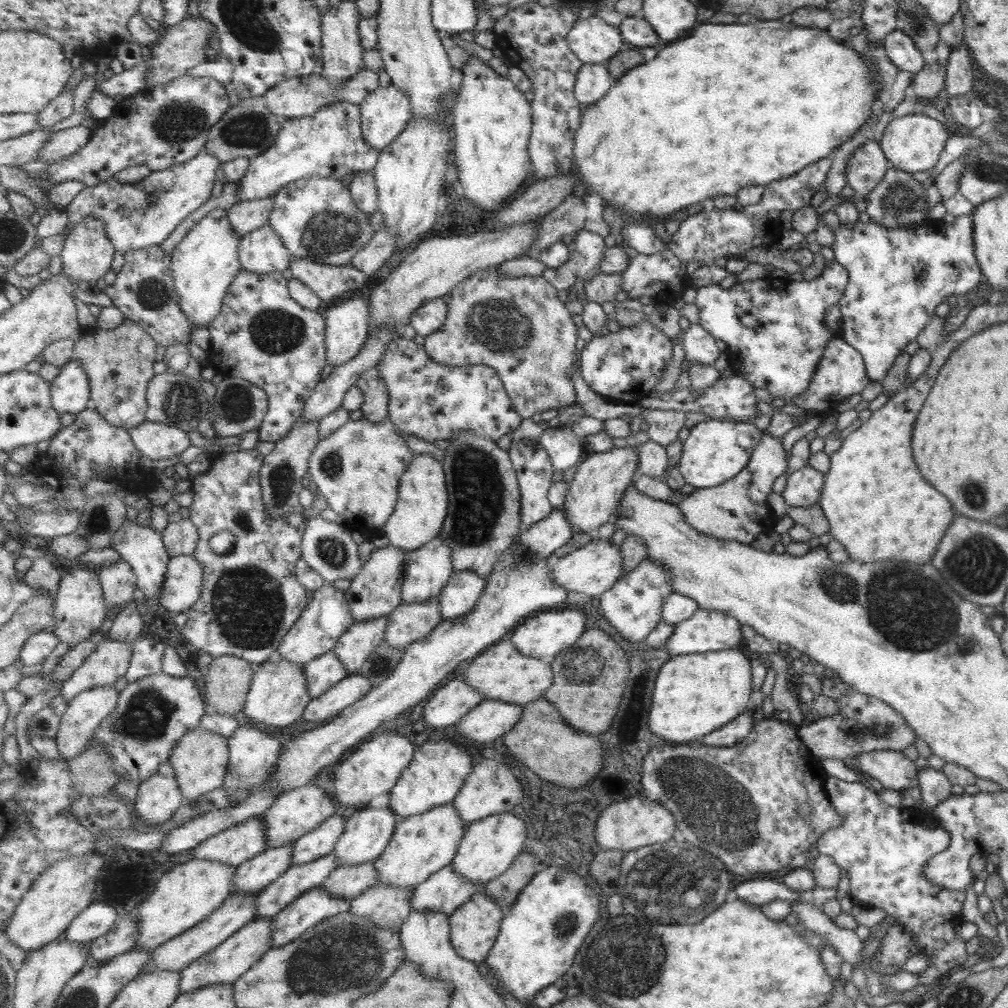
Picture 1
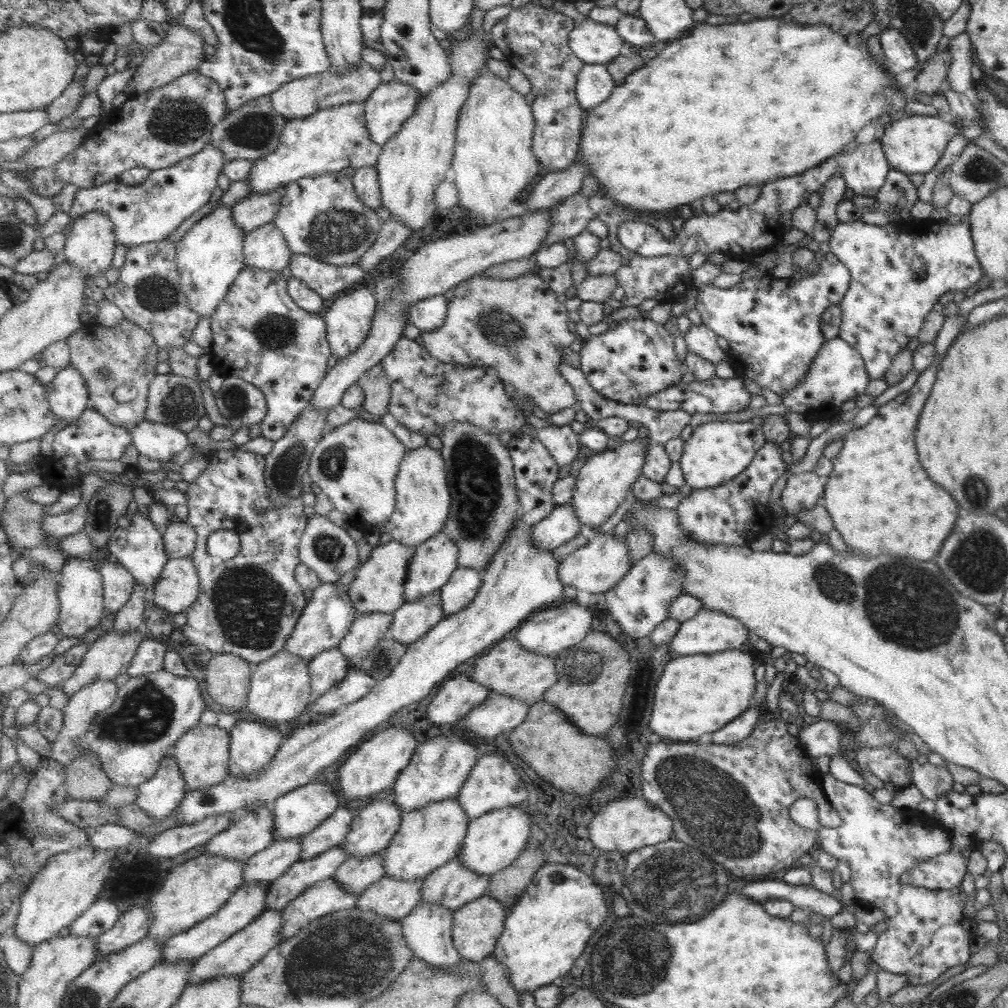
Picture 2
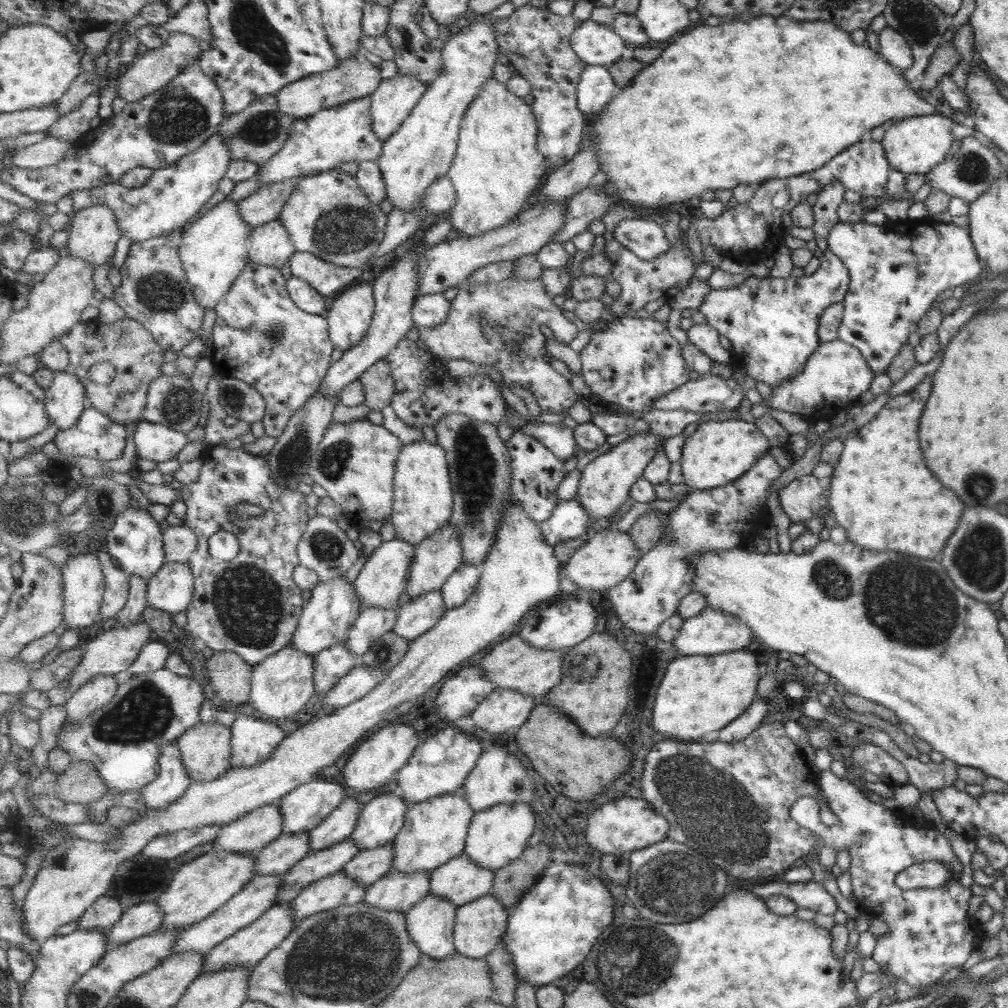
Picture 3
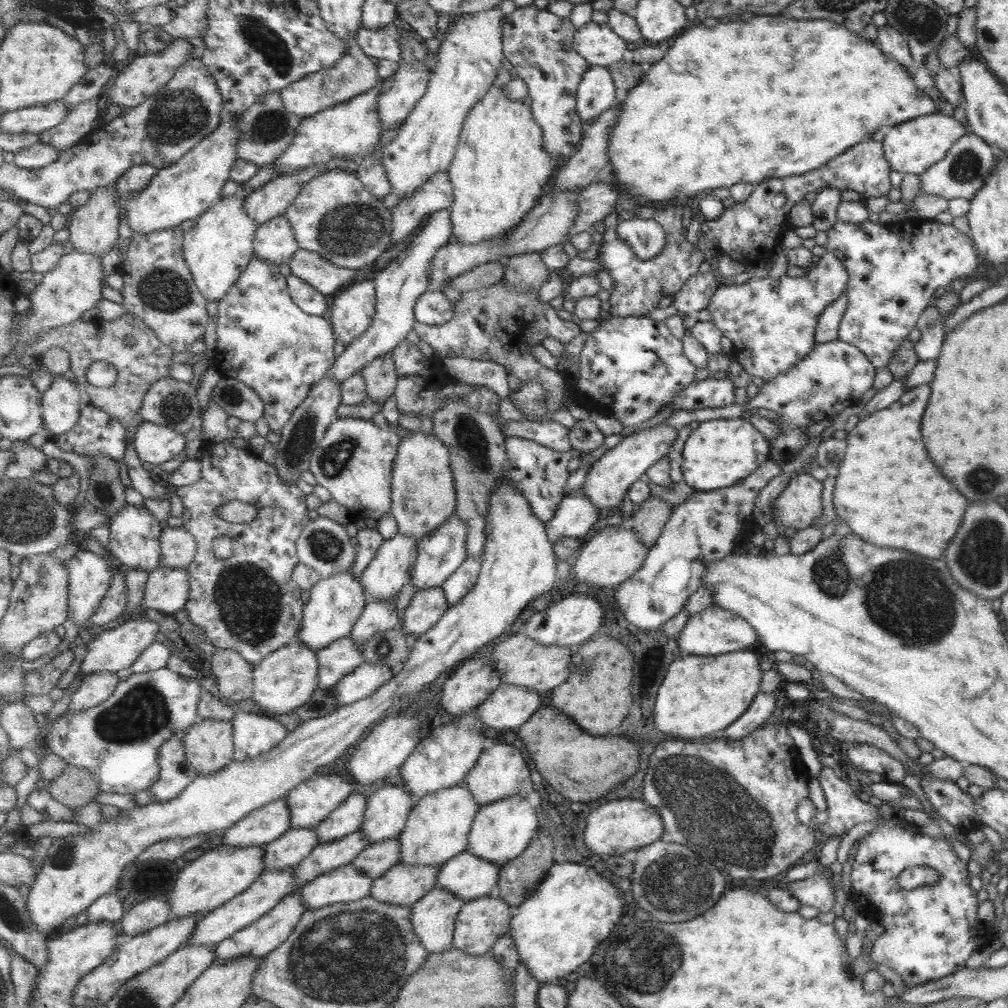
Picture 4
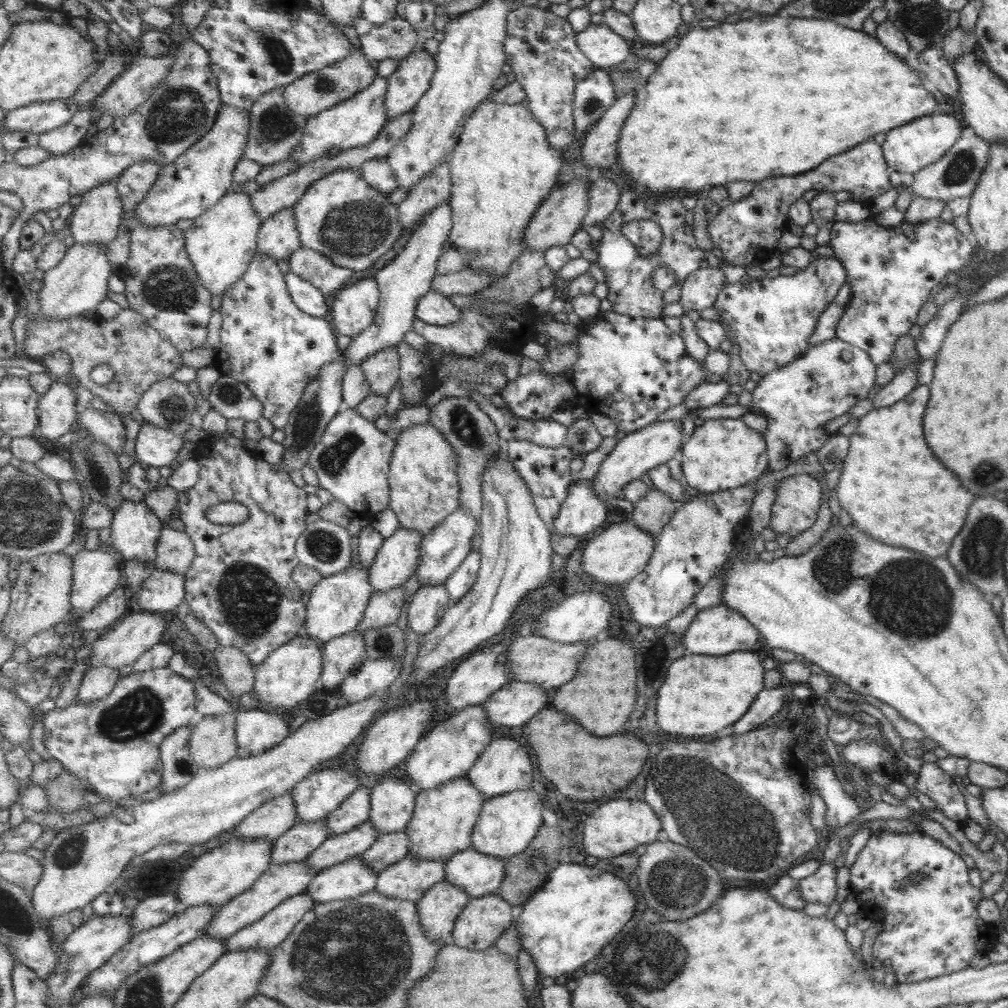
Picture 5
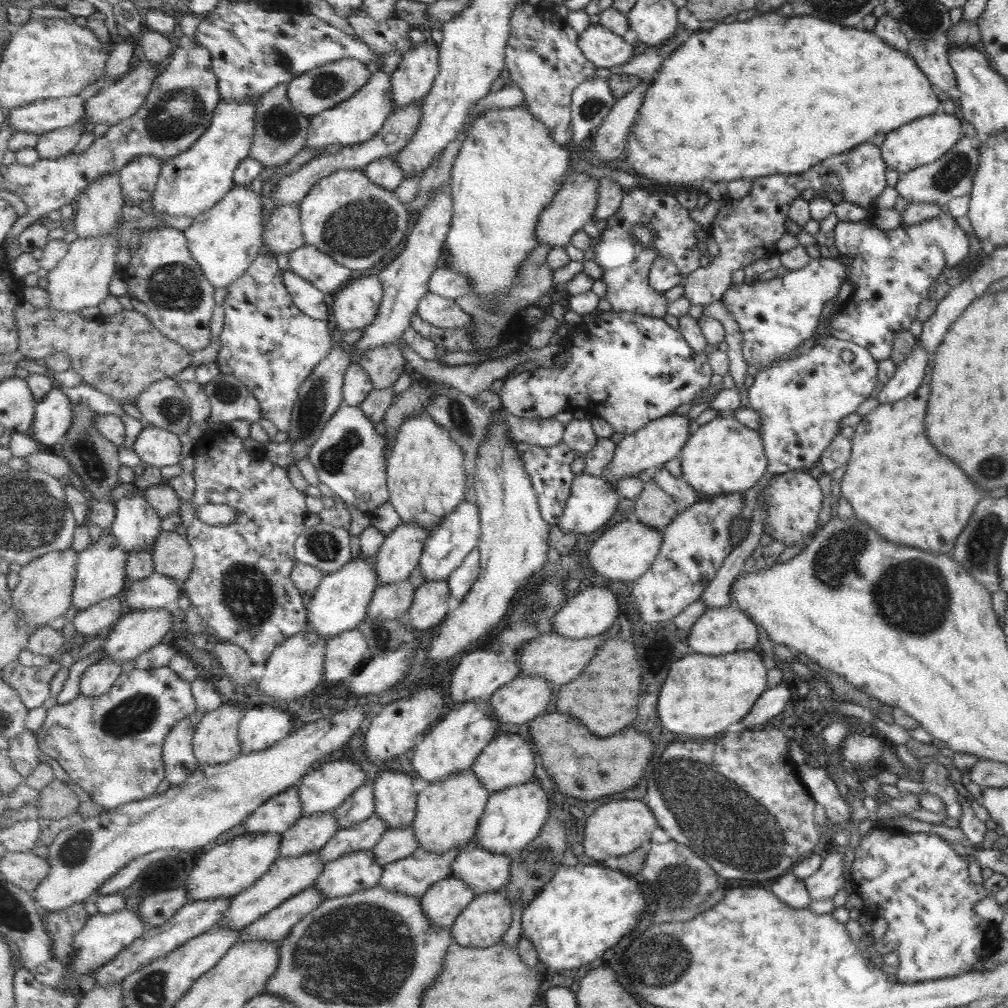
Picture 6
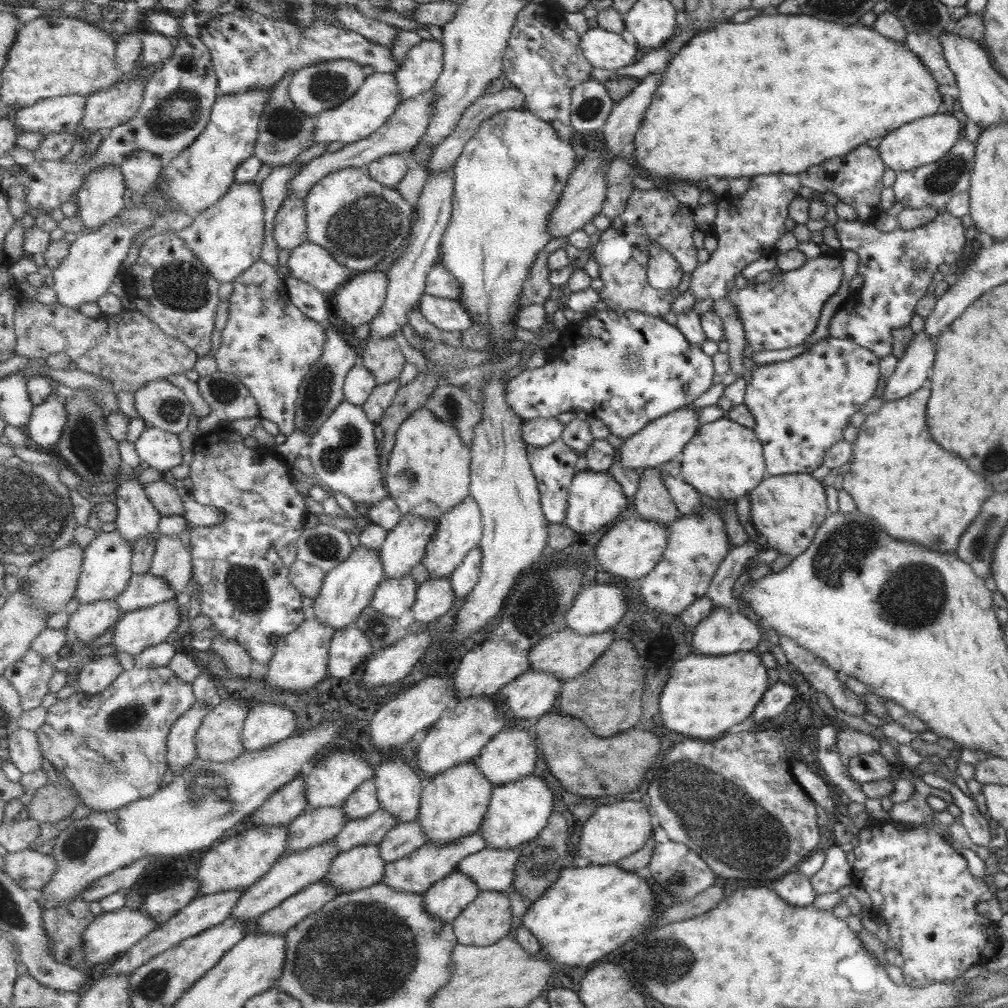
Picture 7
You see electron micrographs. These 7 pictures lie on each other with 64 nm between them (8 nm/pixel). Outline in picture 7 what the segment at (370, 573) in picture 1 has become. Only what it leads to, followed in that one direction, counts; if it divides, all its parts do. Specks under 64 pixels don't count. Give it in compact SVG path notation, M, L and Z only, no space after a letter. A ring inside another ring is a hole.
M403 515L401 517L398 527L388 532L386 542L379 550L387 579L401 578L411 572L417 564L423 562L429 542L436 535L437 526L438 522L417 515Z

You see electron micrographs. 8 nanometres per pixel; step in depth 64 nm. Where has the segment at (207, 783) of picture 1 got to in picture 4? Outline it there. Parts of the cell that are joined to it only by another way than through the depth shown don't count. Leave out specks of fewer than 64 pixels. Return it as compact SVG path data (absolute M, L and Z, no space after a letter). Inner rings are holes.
M203 719L184 733L185 752L189 762L198 770L198 776L223 770L233 762L236 751L234 726L231 721Z

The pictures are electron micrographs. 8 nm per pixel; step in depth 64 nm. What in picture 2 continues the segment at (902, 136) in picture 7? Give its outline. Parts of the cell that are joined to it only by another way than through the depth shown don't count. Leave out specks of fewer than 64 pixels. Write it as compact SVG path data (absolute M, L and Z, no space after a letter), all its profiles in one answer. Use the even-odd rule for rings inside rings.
M937 115L935 116L903 116L898 120L891 121L887 125L880 138L880 145L883 154L885 155L888 166L893 169L897 169L899 172L908 174L925 174L929 170L933 170L933 166L937 164L947 142L951 136L955 134L961 134L968 141L973 141L977 136L985 133L985 128L979 125L979 123L973 123L969 127L957 128L951 125L945 120L942 120Z

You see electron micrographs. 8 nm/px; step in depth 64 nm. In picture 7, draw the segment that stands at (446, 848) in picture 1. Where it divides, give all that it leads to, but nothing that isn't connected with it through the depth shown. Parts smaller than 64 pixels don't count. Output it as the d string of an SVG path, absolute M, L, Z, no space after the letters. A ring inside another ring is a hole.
M474 762L448 768L440 775L431 777L428 784L424 786L418 816L428 836L428 842L449 844L479 832L485 815L488 814L493 791L494 784Z

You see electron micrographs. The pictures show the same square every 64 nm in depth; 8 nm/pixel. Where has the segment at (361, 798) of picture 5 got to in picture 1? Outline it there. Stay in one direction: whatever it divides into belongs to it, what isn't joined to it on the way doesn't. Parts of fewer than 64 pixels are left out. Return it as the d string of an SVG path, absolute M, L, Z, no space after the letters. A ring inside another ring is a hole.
M332 814L315 830L296 840L292 865L302 865L333 853L345 829L346 819L341 814Z

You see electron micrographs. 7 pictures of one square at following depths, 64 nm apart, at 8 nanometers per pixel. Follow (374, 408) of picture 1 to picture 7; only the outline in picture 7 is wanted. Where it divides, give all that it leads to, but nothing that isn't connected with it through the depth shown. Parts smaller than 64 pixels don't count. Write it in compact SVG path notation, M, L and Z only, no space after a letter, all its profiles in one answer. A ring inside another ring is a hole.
M393 337L367 339L362 352L362 364L372 372L377 384L382 385L398 379L407 360Z

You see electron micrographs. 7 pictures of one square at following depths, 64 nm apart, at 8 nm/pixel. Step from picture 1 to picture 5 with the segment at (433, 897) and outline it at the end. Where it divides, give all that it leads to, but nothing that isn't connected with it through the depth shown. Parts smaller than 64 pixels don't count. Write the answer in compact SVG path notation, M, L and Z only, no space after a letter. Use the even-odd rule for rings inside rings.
M469 848L447 863L445 882L459 886L472 899L498 893L504 884L506 860Z

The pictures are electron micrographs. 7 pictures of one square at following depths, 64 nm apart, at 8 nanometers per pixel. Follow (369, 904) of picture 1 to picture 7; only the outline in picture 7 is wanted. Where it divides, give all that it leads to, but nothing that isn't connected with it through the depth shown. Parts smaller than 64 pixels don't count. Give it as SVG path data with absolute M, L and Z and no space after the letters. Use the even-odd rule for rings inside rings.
M480 830L472 835L465 836L464 839L457 839L449 844L428 842L404 859L386 863L382 883L387 884L390 888L395 888L397 891L424 896L435 882L449 876L466 856L475 854L487 847L486 838Z

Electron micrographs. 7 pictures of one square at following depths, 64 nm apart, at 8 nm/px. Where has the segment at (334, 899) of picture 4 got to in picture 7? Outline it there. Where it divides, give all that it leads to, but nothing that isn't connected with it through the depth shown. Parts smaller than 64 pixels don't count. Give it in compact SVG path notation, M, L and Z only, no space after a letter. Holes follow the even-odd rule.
M361 845L338 854L325 882L341 895L355 892L382 883L385 865L379 845Z

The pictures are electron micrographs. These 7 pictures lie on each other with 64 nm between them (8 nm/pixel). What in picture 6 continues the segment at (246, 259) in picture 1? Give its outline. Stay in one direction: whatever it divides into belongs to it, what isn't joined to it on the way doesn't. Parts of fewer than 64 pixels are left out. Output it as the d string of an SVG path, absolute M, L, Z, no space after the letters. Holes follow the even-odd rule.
M298 204L280 206L274 210L264 229L265 248L273 254L290 254L306 245Z

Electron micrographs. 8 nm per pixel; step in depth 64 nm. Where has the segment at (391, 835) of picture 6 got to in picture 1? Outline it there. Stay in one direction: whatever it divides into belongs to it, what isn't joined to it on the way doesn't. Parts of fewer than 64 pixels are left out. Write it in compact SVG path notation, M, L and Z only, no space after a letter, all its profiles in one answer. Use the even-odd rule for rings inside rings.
M371 861L365 864L338 866L320 887L327 890L333 898L349 902L364 895L369 888L376 887L378 881L375 861Z

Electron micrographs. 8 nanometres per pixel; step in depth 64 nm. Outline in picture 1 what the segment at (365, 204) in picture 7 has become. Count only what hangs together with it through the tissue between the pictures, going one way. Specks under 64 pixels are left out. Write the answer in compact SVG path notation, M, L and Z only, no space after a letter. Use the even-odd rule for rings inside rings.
M311 177L286 184L272 196L275 206L269 224L277 231L293 257L306 258L321 264L351 265L353 257L373 240L376 231L371 226L370 214L363 212L353 198L350 185L340 178Z

